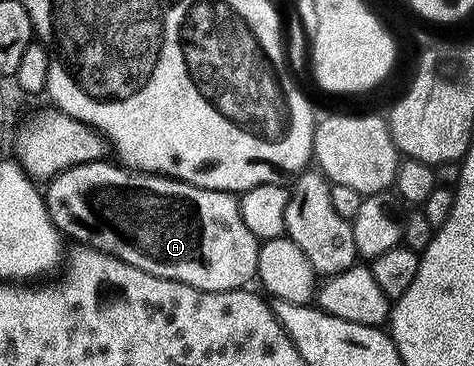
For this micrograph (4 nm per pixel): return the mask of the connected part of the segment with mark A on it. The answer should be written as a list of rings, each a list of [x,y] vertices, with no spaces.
[[[102,159],[76,165],[48,182],[43,193],[45,205],[49,208],[53,226],[66,238],[74,237],[77,240],[74,242],[98,249],[131,267],[139,267],[139,271],[182,281],[199,291],[243,289],[250,284],[249,280],[252,282],[256,278],[259,242],[251,231],[247,231],[234,194],[218,189],[200,189],[171,177],[130,171],[110,161]]]

